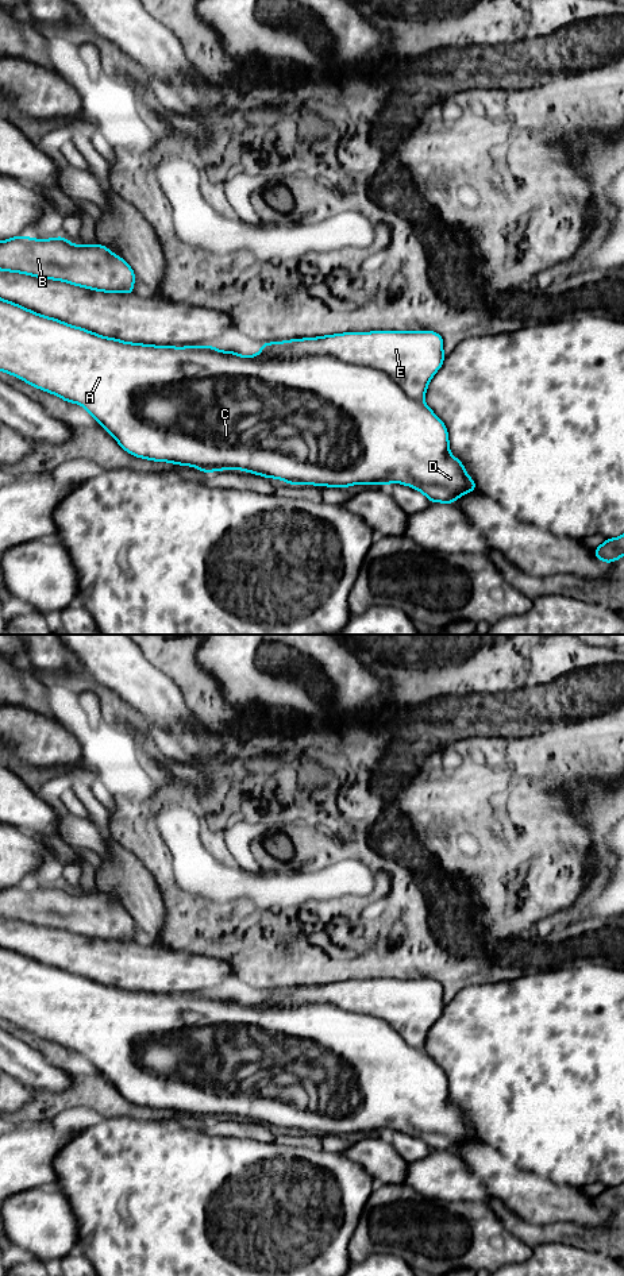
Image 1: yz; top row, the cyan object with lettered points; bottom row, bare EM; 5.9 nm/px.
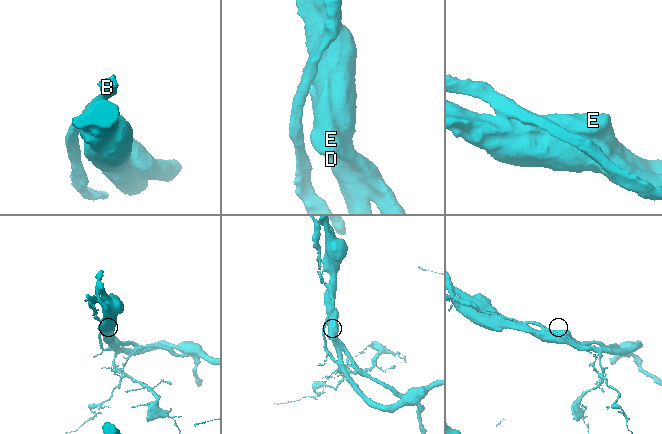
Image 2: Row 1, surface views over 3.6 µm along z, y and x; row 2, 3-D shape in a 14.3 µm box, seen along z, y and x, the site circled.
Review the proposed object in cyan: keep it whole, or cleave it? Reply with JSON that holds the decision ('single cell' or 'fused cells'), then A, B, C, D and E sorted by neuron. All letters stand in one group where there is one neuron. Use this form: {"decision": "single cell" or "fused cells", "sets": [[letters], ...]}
{"decision": "fused cells", "sets": [["A", "C", "D"], ["B", "E"]]}

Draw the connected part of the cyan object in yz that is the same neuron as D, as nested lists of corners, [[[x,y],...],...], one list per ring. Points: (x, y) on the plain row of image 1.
[[[0,947],[0,1019],[84,1055],[124,1099],[147,1109],[193,1114],[204,1122],[239,1117],[292,1133],[344,1137],[397,1130],[444,1152],[478,1138],[463,1111],[450,1103],[444,1071],[424,1049],[407,1044],[382,1018],[327,1003],[261,1009],[207,994],[127,991]]]

